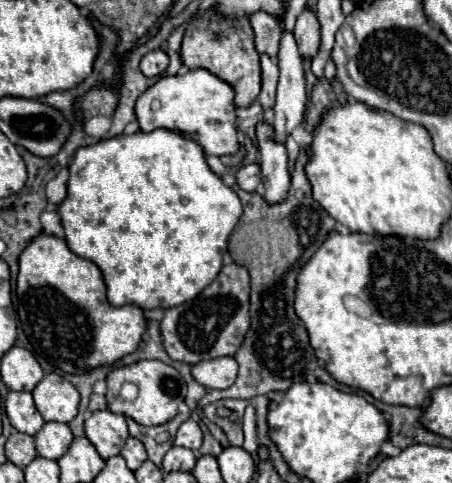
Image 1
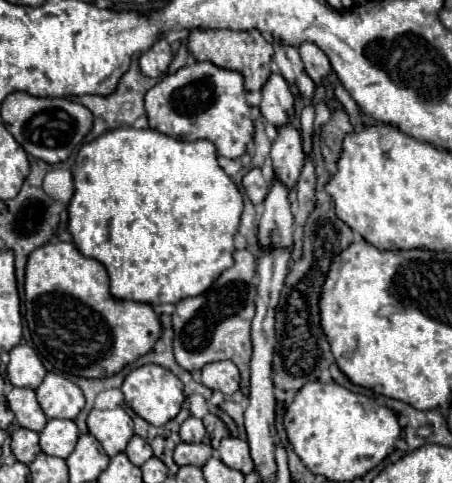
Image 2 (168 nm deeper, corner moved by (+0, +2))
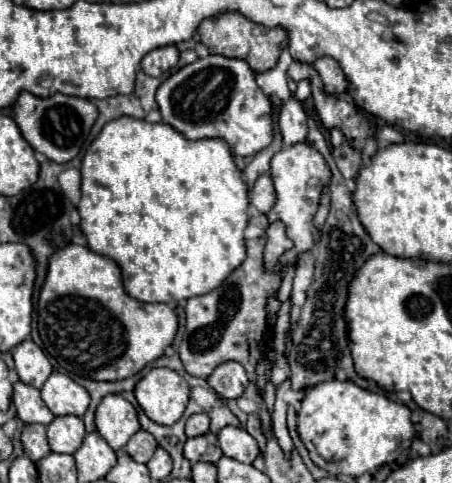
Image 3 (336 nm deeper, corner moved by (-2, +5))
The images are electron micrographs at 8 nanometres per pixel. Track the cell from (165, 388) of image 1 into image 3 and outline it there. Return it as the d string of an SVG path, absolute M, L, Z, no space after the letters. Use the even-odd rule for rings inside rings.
M154 367L134 387L142 411L160 425L176 423L188 403L190 385L172 369Z

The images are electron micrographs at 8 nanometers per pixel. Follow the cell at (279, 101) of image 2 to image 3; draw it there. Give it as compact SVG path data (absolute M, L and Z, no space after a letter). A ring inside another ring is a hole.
M294 95L282 101L280 113L278 113L278 127L286 147L306 141L306 113Z

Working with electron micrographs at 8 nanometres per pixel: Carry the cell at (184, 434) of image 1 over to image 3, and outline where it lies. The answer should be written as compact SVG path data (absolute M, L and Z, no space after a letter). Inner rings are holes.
M196 413L196 415L188 417L188 421L186 421L186 435L188 437L206 435L208 433L208 425L210 425L210 417L206 413Z

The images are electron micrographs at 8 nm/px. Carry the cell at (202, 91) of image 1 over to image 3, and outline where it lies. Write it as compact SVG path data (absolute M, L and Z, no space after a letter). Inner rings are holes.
M208 55L190 65L184 65L176 73L172 73L156 91L156 101L162 113L162 121L172 125L188 139L206 139L218 137L230 145L234 155L254 155L260 149L268 147L272 141L272 105L270 99L258 89L254 81L254 71L242 59L228 59L222 55Z

